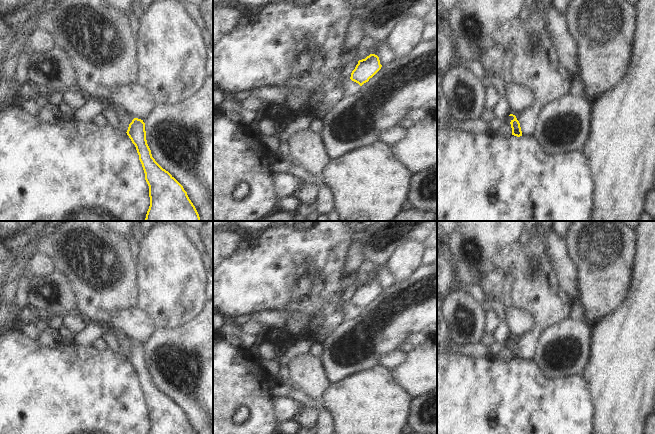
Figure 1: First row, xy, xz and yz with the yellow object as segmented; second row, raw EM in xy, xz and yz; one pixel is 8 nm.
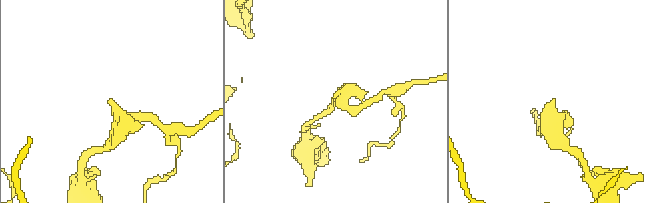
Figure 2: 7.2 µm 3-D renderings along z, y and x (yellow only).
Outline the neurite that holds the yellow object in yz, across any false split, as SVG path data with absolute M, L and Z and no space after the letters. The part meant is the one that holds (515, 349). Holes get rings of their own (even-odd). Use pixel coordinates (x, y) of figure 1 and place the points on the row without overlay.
M510 338L509 340L513 340L514 343L511 344L510 348L511 348L511 352L512 352L512 359L520 361L522 360L522 355L521 355L521 351L520 351L520 347L517 344L516 340L513 338Z

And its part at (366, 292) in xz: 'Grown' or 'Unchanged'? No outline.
Unchanged.

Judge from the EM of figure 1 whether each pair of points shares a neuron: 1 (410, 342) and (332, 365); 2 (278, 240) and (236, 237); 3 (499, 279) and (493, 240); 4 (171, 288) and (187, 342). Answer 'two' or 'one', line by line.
1: two
2: two
3: two
4: two

